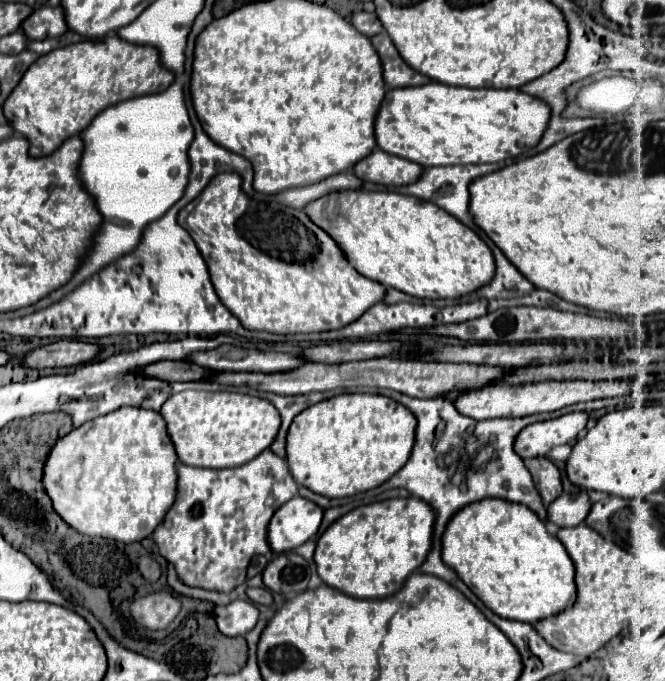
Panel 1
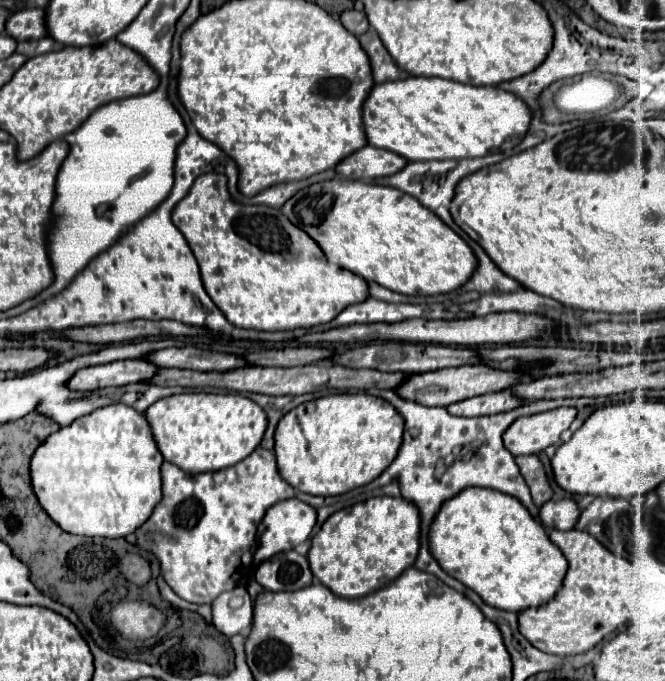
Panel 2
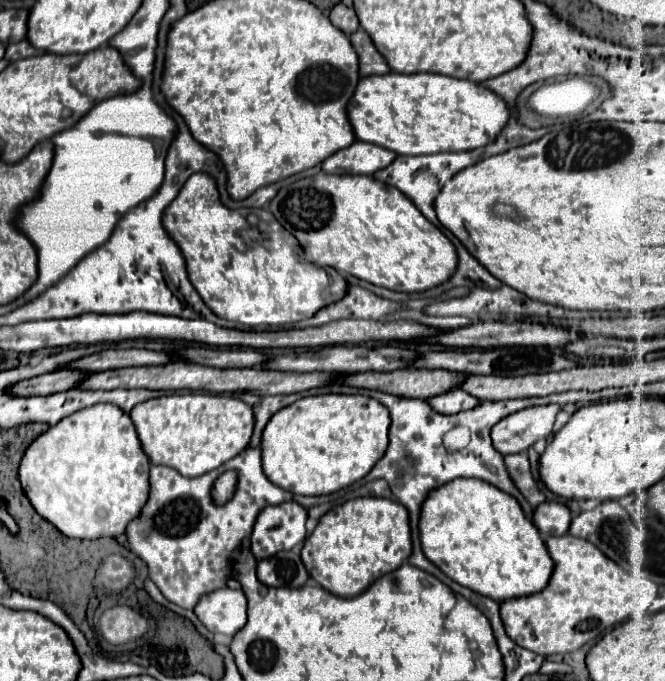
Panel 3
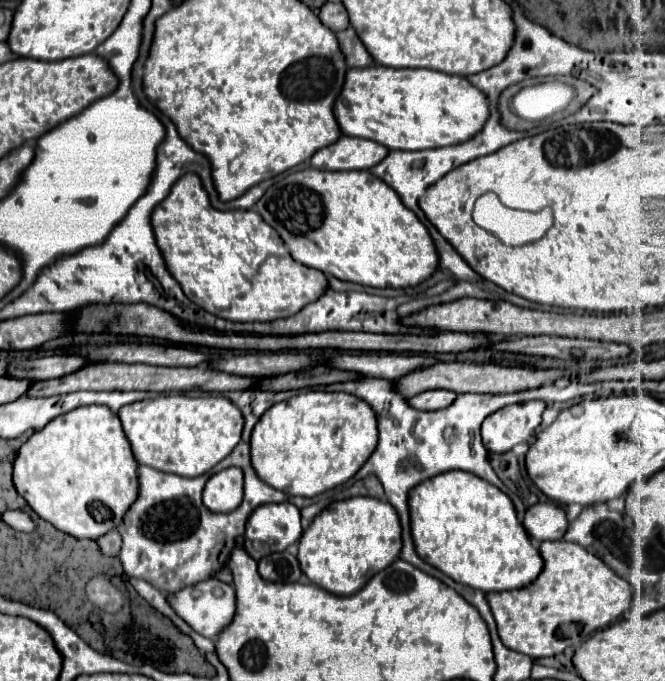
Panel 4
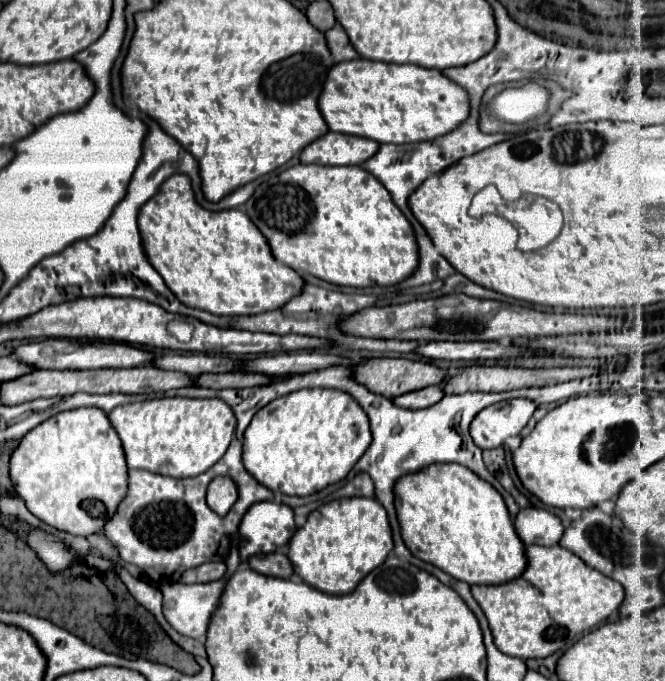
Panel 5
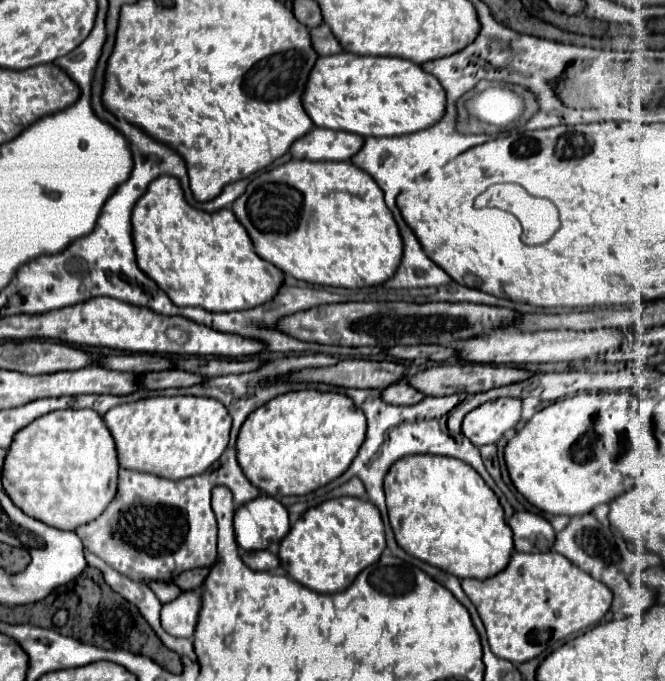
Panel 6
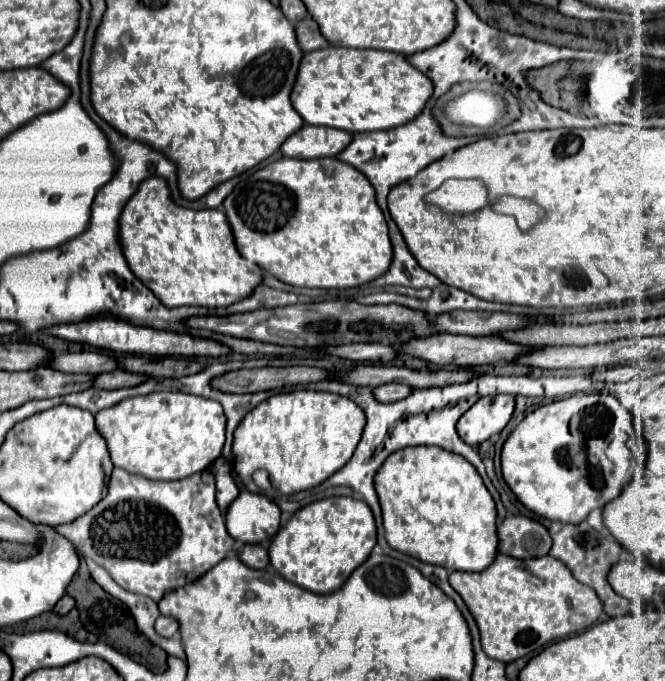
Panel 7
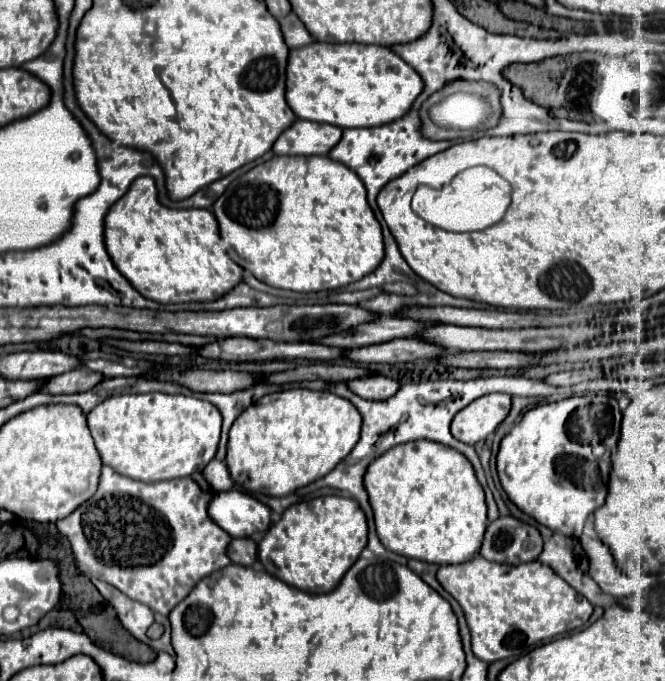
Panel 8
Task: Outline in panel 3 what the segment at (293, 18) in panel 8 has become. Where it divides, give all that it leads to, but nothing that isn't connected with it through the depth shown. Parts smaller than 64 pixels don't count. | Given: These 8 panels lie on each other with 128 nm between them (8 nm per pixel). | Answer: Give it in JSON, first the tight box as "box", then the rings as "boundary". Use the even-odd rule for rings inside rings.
{"box":[350,28,390,76],"boundary":[[[358,28],[352,36],[350,36],[350,42],[358,54],[358,64],[360,64],[360,74],[366,76],[366,74],[386,74],[390,68],[388,64],[384,62],[384,58],[380,56],[380,52],[374,48],[370,36]]]}

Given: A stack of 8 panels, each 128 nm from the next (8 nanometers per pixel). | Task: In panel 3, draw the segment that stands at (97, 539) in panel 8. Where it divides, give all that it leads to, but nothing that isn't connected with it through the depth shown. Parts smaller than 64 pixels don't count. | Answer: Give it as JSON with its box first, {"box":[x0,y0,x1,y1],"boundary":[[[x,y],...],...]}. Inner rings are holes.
{"box":[126,448,292,608],"boundary":[[[244,448],[236,458],[196,480],[188,480],[172,468],[150,466],[150,496],[140,514],[126,526],[126,548],[146,562],[148,578],[170,602],[180,608],[194,608],[204,592],[226,586],[232,574],[230,552],[252,532],[258,512],[288,500],[292,500],[292,494],[266,478],[260,462],[260,448]],[[226,470],[238,470],[238,488],[228,504],[214,506],[210,488]]]}

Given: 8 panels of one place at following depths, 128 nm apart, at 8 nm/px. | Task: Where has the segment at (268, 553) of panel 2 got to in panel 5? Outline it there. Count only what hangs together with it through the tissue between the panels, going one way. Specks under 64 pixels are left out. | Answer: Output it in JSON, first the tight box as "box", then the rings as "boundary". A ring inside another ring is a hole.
{"box":[240,502,296,560],"boundary":[[[256,502],[244,514],[240,534],[240,558],[248,560],[254,554],[268,554],[288,544],[296,532],[292,508],[276,502]]]}

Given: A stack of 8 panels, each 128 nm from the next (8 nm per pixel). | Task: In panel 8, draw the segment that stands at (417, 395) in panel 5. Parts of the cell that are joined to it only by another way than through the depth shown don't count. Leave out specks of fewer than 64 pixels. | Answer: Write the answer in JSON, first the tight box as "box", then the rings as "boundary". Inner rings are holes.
{"box":[346,374,400,400],"boundary":[[[380,374],[362,376],[358,380],[348,380],[346,386],[360,398],[368,398],[368,400],[386,400],[388,396],[396,394],[396,390],[400,388],[400,384],[396,380],[380,376]]]}

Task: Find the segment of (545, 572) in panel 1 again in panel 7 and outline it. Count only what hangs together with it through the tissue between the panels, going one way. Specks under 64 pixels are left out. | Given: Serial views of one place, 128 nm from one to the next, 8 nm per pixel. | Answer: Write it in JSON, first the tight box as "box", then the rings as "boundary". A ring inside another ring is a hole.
{"box":[374,446,496,572],"boundary":[[[408,446],[392,452],[374,476],[374,488],[382,508],[386,542],[422,562],[448,570],[480,572],[496,556],[496,506],[476,468],[462,456],[438,446]]]}

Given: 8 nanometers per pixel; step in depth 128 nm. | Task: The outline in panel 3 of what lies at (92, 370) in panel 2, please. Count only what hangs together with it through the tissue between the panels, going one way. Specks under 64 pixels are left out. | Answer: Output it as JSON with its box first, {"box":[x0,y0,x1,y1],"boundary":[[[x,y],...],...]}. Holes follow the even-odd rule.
{"box":[6,370,86,396],"boundary":[[[56,370],[42,376],[34,376],[30,380],[16,382],[14,386],[6,388],[12,396],[38,396],[38,394],[52,394],[52,392],[66,392],[74,388],[86,372],[68,372]]]}

